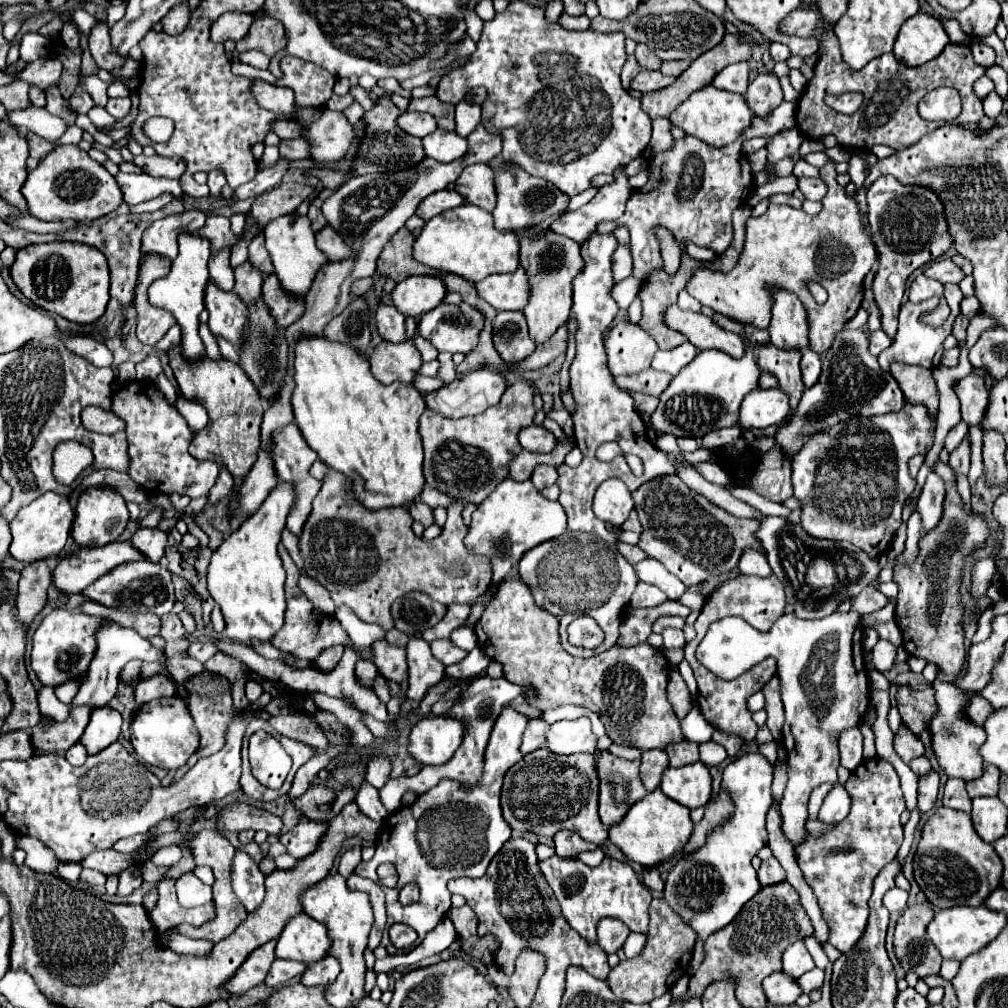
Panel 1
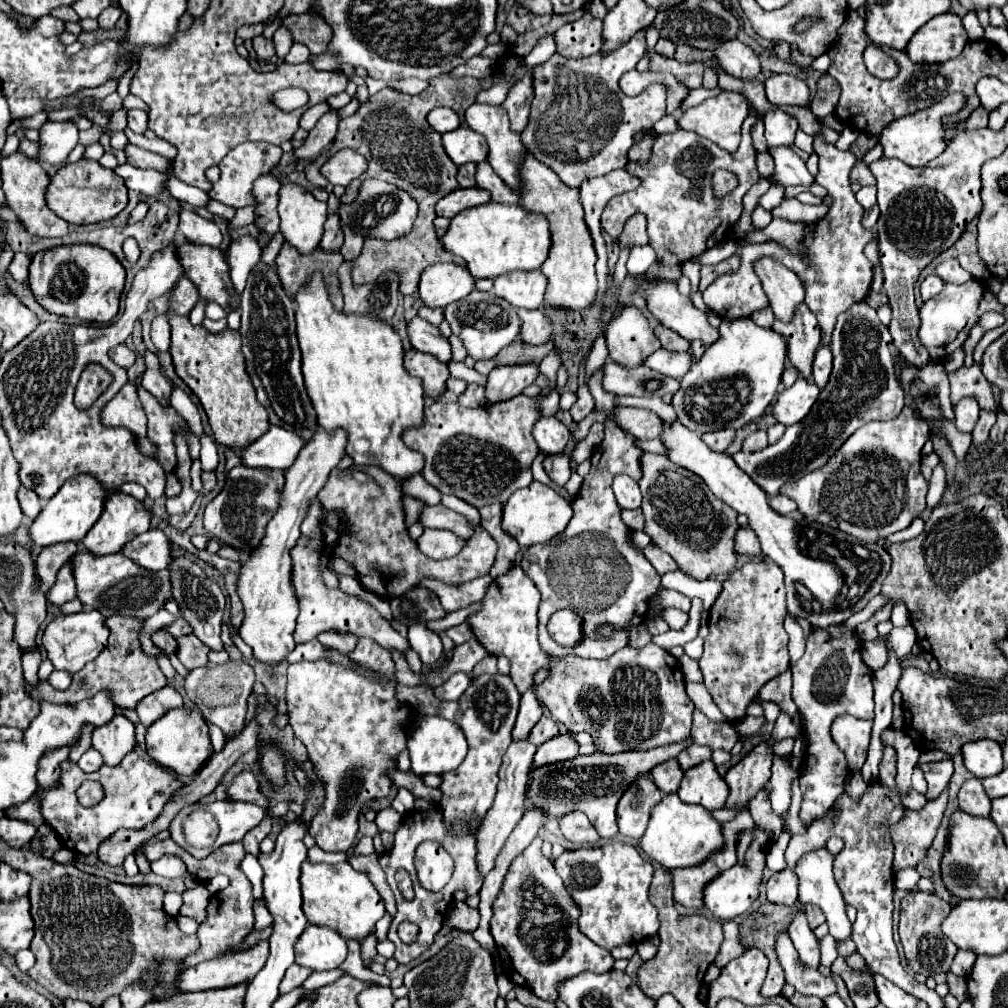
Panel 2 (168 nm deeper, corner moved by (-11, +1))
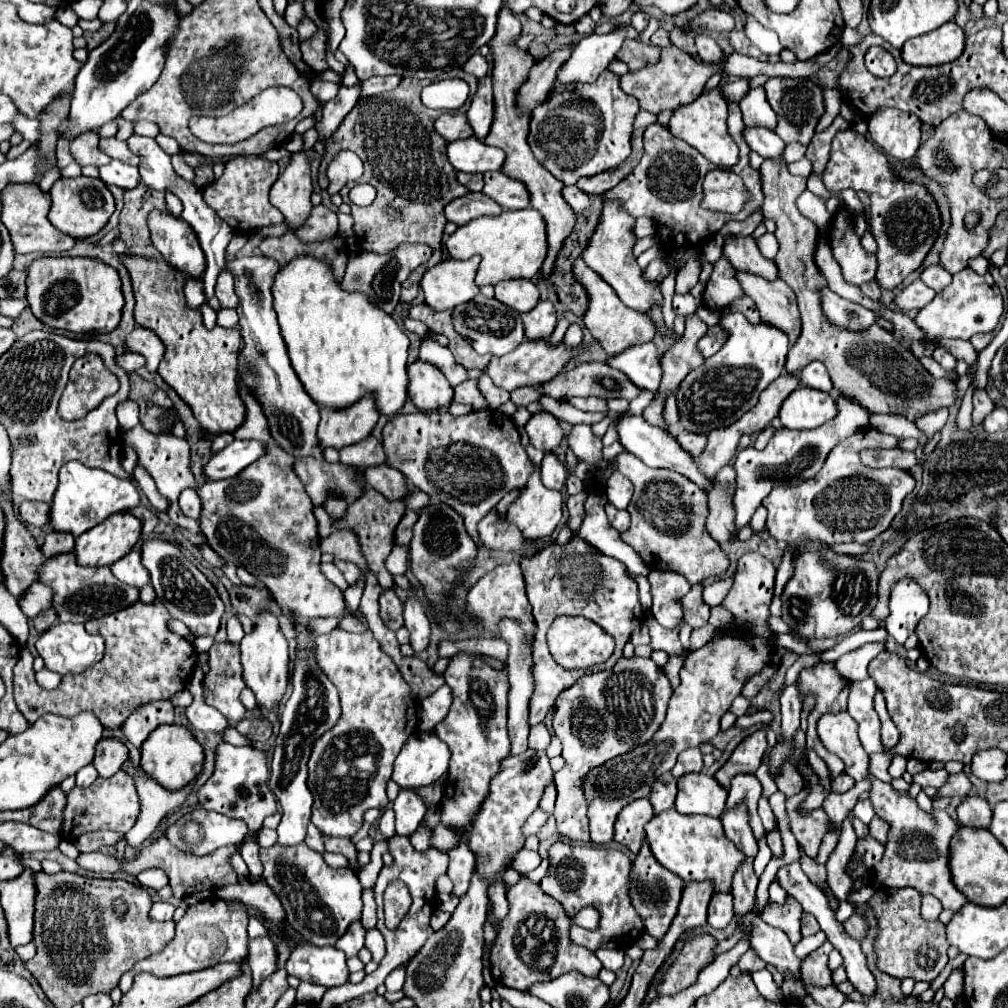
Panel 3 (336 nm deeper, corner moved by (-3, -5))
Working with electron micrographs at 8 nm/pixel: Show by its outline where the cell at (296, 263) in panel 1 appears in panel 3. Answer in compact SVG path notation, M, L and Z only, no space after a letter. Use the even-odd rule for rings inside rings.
M306 152L292 154L284 174L276 180L270 190L270 202L282 210L286 222L296 230L302 224L302 218L310 214L312 202L312 176L310 176L310 160Z

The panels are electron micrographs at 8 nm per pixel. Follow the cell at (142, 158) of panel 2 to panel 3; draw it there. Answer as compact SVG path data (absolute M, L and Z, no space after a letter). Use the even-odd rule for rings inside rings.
M100 138L98 148L100 148L104 154L108 154L110 158L118 158L118 160L128 162L128 164L132 164L132 166L138 166L138 164L140 164L140 158L138 158L136 154L132 154L130 148L128 148L128 144L126 144L126 142L120 142L118 138Z

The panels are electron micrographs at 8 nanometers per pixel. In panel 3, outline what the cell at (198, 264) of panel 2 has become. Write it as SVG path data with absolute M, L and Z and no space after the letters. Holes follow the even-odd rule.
M152 210L148 214L148 228L152 244L166 262L192 278L200 278L204 274L206 258L192 226L186 220L168 214L168 210Z

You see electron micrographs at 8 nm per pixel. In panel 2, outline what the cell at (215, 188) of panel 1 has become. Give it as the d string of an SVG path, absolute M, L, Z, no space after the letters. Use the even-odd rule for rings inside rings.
M244 142L244 144L238 144L218 164L220 166L220 180L212 184L212 190L208 192L208 196L212 200L218 200L218 202L222 202L226 206L232 206L232 208L254 204L252 182L258 176L262 176L266 172L272 172L278 166L280 156L282 156L282 148L274 146L274 144L266 144L266 142Z

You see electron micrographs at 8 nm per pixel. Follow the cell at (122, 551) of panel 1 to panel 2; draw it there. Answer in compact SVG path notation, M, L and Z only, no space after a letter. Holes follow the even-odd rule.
M64 564L58 572L58 580L56 584L50 588L50 594L46 596L48 602L62 606L64 602L70 602L76 598L76 580L74 580L74 572L70 564Z

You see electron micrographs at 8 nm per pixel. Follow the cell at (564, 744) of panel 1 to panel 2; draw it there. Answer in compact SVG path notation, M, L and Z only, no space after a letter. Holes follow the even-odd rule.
M558 734L538 748L534 756L534 766L572 760L576 754L578 754L578 742L574 742L570 734Z

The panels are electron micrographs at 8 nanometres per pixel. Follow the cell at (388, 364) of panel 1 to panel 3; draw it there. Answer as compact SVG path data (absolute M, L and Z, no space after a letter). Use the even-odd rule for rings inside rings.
M416 360L408 366L408 396L422 412L432 412L450 406L454 398L454 388L446 376L432 364Z

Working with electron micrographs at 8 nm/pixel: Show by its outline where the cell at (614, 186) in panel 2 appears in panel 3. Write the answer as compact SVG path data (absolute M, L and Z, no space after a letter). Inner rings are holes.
M564 186L564 190L562 190L564 194L564 200L572 206L572 210L574 212L582 212L588 204L590 204L590 198L588 198L588 194L586 192L582 192L578 186Z

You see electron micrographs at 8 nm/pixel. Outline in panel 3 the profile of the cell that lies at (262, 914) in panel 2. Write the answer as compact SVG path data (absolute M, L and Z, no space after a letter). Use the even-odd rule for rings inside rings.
M266 936L250 940L250 944L248 944L248 962L250 962L250 968L252 968L254 988L258 988L258 984L276 970L278 950L272 944L272 940L266 938Z

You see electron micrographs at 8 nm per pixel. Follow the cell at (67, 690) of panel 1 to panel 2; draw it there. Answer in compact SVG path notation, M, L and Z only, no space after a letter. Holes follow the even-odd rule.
M54 670L54 672L50 674L50 684L52 684L56 690L66 690L68 684L70 684L70 674Z

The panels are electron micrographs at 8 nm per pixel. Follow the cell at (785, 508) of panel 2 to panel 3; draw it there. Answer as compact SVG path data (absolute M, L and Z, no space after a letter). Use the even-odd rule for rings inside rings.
M760 506L756 512L754 512L754 516L752 516L752 520L750 520L750 528L752 528L752 532L754 534L760 534L760 532L764 532L766 528L766 508L764 506Z

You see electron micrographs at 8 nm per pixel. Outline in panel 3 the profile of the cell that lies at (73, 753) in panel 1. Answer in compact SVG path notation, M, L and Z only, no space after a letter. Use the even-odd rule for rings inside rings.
M90 764L90 766L82 768L82 770L78 770L78 774L76 774L76 786L88 788L96 778L98 778L98 772L96 772L96 768Z

